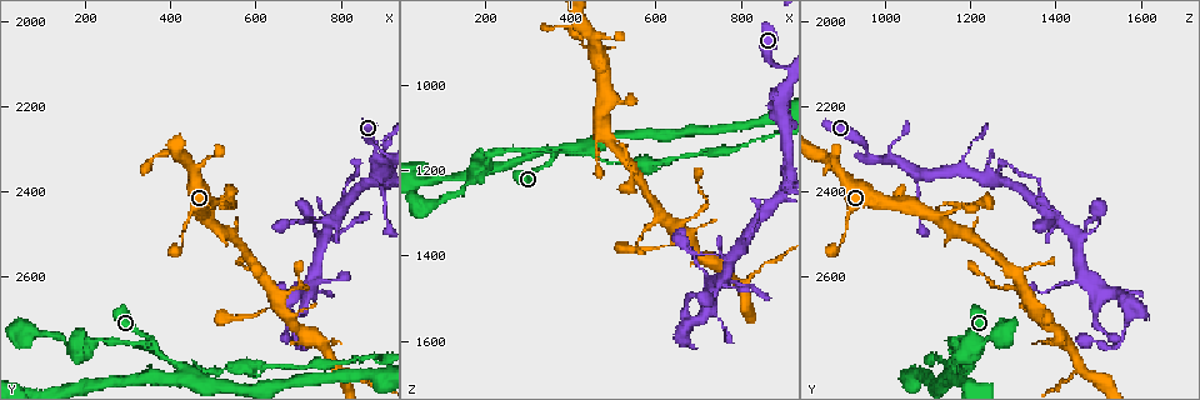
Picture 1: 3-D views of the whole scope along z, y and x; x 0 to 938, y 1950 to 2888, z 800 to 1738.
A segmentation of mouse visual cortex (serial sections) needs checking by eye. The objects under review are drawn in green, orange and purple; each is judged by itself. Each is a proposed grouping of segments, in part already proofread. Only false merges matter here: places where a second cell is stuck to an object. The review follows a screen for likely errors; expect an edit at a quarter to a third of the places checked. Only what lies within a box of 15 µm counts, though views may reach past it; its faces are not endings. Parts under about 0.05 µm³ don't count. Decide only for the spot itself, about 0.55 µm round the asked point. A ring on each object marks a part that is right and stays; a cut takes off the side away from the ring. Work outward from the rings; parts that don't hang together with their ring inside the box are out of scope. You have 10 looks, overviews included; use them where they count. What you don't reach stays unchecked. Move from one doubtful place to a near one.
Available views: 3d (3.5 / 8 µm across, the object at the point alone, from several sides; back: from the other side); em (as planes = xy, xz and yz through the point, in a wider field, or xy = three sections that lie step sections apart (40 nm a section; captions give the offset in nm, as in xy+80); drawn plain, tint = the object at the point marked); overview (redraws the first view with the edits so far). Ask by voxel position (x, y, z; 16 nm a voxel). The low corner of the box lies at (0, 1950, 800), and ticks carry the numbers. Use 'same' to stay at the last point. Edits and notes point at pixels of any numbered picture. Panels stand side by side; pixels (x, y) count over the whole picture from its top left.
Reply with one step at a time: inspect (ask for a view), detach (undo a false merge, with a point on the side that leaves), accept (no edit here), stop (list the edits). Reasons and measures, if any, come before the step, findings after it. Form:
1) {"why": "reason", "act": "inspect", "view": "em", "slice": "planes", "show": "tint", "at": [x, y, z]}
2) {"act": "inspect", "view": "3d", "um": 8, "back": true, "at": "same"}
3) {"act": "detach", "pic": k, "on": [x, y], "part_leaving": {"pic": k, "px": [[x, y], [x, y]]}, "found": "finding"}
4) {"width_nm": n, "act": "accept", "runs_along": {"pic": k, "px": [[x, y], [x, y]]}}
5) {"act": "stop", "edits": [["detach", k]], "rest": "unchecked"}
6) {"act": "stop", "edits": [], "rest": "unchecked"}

{"act": "inspect", "view": "3d", "um": 3.5, "at": [435, 2825, 1150]}

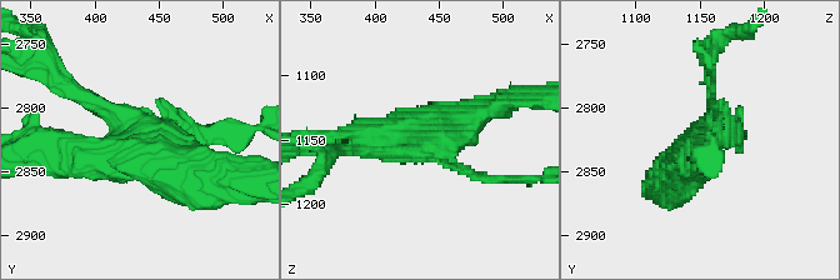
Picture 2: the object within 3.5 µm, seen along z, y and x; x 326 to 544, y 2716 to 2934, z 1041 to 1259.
{"why": "shape alone is not enough", "act": "inspect", "view": "em", "slice": "planes", "show": "tint", "at": [432, 2822, 1154]}

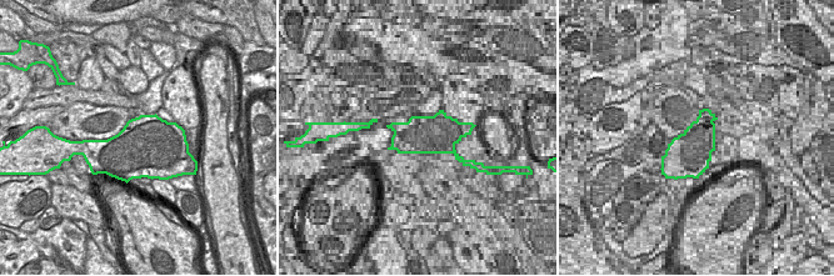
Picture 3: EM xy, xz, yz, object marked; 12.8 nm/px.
{"width_nm": 800, "act": "detach", "pic": 2, "on": [218, 135], "part_leaving": {"pic": 2, "px": [[184, 128], [226, 143], [260, 128]]}, "found": "a second cell is stuck on"}

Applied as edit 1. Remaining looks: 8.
{"act": "inspect", "view": "overview"}

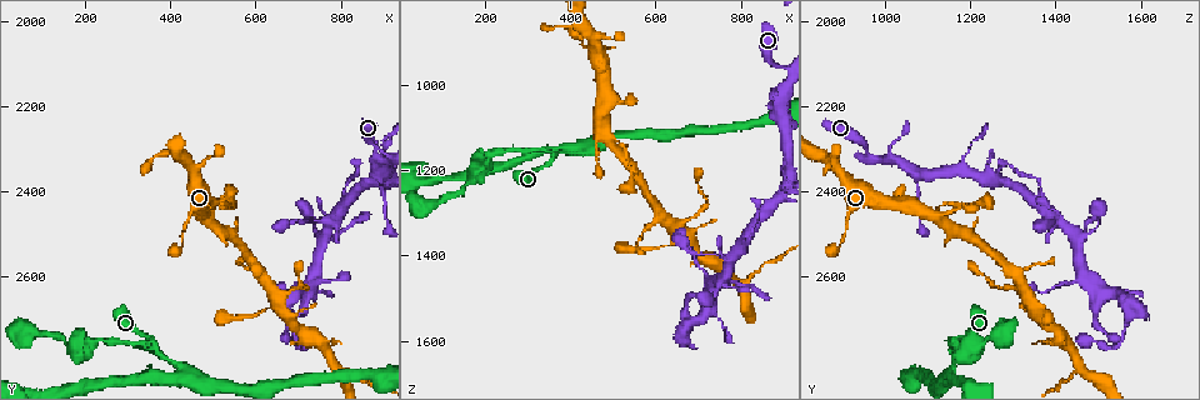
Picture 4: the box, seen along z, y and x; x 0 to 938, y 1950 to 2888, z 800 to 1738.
{"why": "arms part here", "act": "inspect", "view": "3d", "um": 8, "at": [200, 2775, 1185]}

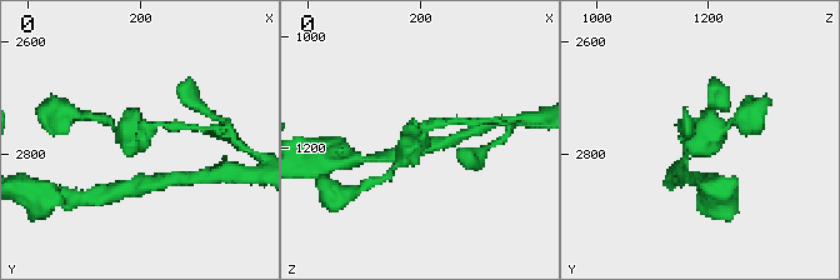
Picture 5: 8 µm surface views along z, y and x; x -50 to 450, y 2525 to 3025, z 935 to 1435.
{"why": "closer look", "act": "inspect", "view": "3d", "um": 3.5, "at": [195, 2775, 1190]}

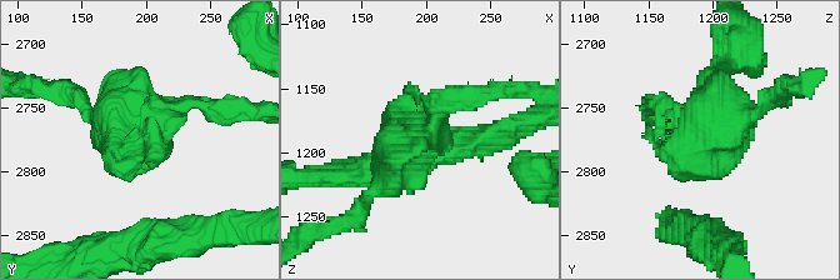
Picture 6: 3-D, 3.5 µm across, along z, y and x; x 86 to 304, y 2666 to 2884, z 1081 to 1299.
{"why": "need the tissue", "act": "inspect", "view": "em", "slice": "xy", "step": 2, "show": "tint", "at": [198, 2776, 1186]}

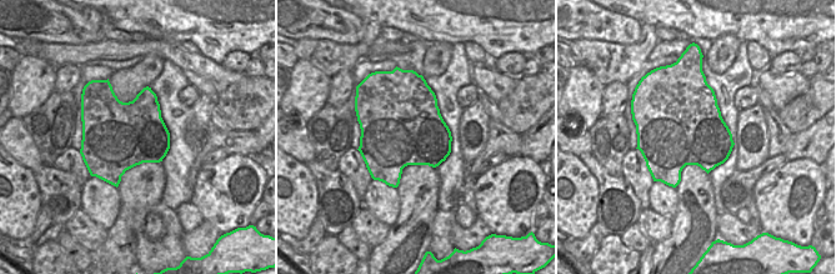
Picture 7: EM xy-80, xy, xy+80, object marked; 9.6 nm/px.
{"act": "accept", "found": "continuous, no second cell"}

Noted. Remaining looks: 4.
{"why": "sharp bend", "act": "inspect", "view": "3d", "um": 3.5, "at": [815, 2430, 1360]}

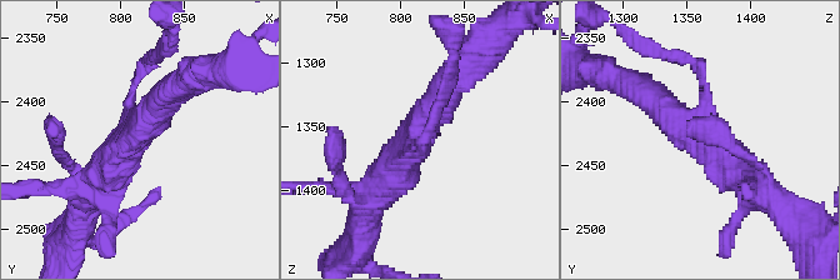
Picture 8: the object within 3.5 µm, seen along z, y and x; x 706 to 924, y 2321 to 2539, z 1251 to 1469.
{"arms": 3, "arm_widths_nm": [100, 400, 500], "act": "inspect", "view": "em", "slice": "xy", "step": 2, "show": "tint", "at": [812, 2426, 1362]}

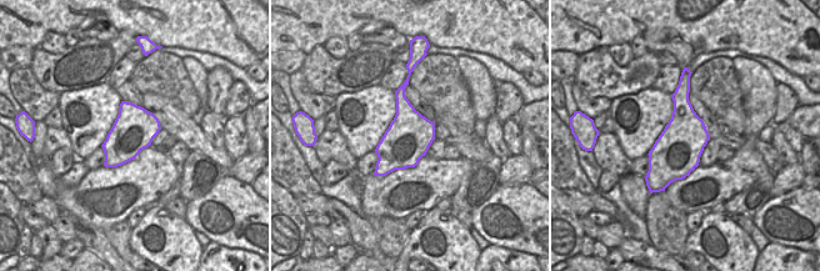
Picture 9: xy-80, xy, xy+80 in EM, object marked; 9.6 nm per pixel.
{"act": "accept", "runs_along": {"pic": 8, "px": [[644, 91], [755, 188]]}, "found": "one cell here"}

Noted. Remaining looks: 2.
{"why": "abrupt turn", "act": "inspect", "view": "3d", "um": 3.5, "at": [720, 2620, 1275]}

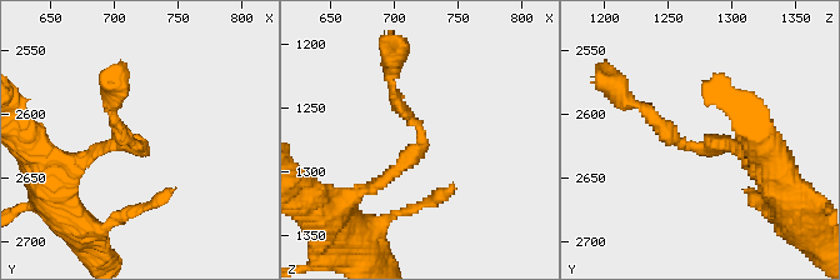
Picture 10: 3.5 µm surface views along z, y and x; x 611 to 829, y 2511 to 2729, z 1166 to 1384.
{"act": "inspect", "view": "em", "slice": "xy", "step": 3, "show": "tint", "at": [722, 2626, 1272]}

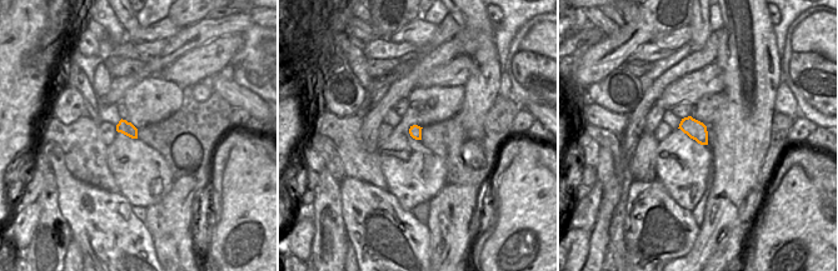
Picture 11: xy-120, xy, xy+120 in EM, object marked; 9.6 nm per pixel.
{"act": "detach", "pic": 10, "on": [650, 114], "part_leaving": {"pic": 10, "px": [[679, 140], [628, 101], [595, 64]]}, "found": "a second cell is stuck on"}

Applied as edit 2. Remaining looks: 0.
{"act": "stop", "edits": [["detach", 2], ["detach", 10]], "rest": "unchecked"}

